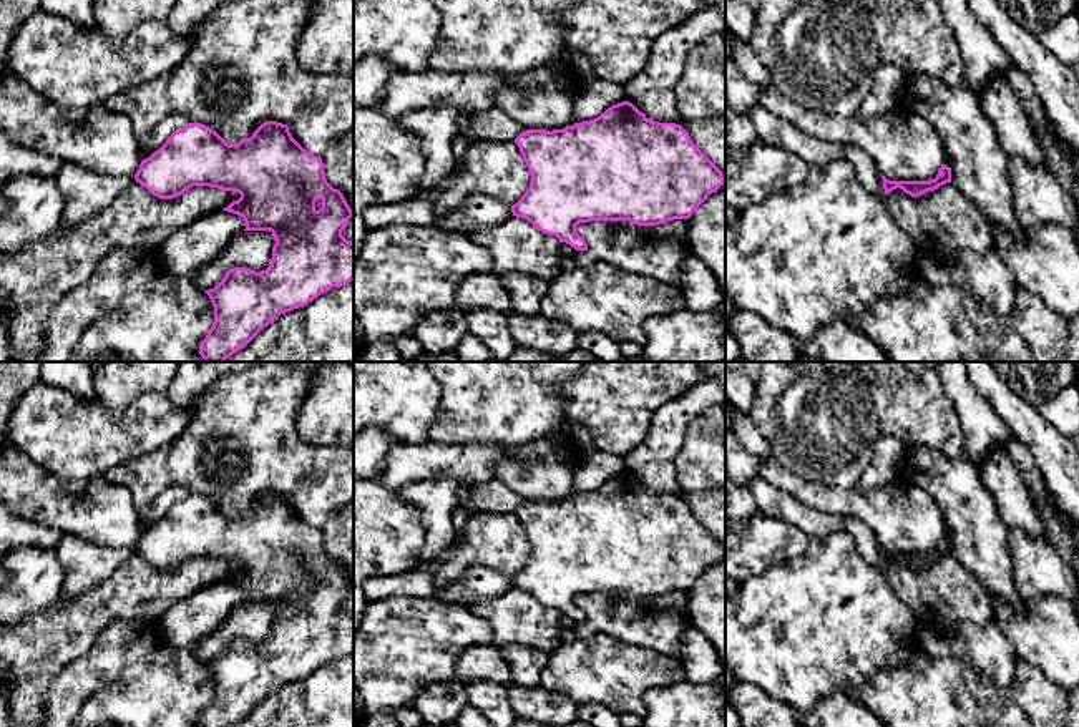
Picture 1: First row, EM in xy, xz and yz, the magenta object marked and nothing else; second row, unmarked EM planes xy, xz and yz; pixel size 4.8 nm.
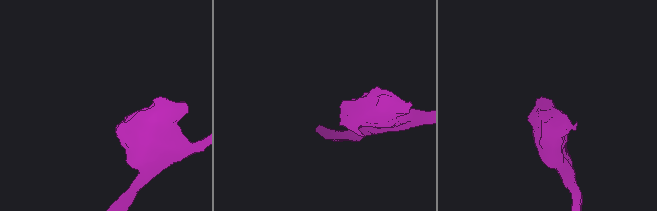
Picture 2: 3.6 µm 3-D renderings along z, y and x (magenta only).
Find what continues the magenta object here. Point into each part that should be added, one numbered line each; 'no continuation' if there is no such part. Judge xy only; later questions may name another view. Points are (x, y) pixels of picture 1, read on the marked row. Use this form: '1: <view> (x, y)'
no continuation

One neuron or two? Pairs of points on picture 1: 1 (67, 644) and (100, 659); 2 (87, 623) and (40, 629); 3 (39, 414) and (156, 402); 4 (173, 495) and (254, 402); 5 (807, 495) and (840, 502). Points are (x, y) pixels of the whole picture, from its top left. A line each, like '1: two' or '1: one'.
1: two
2: one
3: one
4: two
5: one

